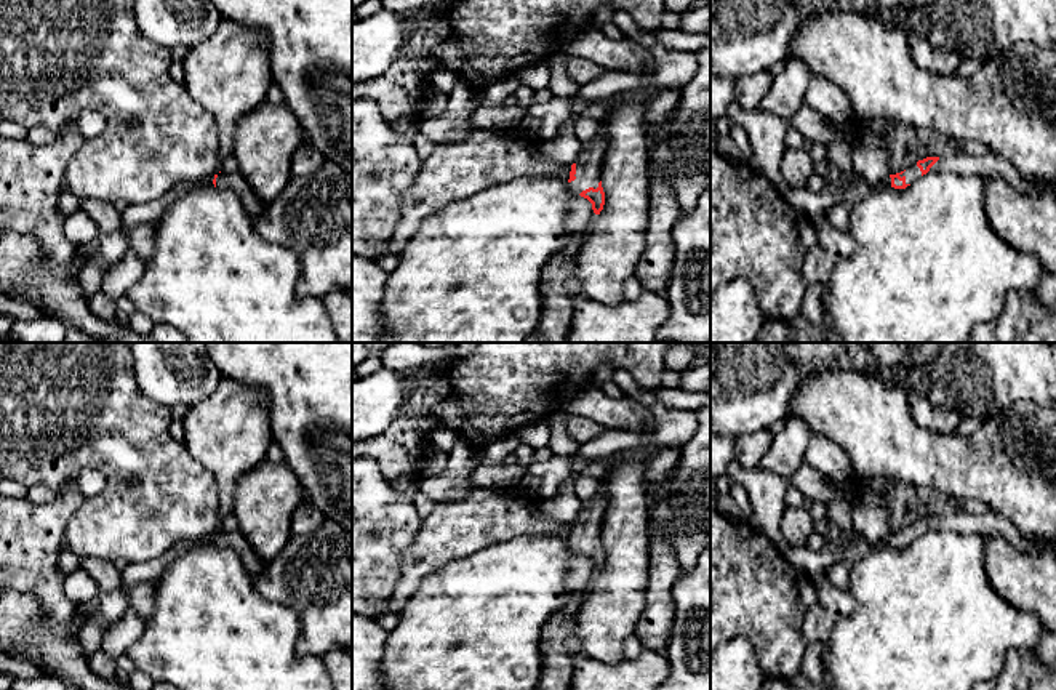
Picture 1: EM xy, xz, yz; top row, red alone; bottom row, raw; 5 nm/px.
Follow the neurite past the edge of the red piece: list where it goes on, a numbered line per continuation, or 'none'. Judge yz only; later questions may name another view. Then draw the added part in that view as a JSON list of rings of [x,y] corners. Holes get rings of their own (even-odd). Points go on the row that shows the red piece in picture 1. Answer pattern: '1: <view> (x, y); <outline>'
1: yz (991, 165); [[[989,152],[986,155],[949,154],[930,168],[930,171],[949,171],[960,176],[1003,178],[1014,189],[1032,195],[1051,195],[1054,187],[1043,181],[1024,181],[1018,170],[1002,155]]]
2: yz (912, 173); [[[917,165],[907,168],[902,175],[899,175],[901,178],[906,178],[906,184],[912,184],[915,179],[918,179],[922,176],[922,171]]]

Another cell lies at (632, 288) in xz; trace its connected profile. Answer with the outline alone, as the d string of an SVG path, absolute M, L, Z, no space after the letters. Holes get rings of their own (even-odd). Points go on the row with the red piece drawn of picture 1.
M630 275L622 283L622 295L626 301L637 301L643 293L643 285L638 282L637 275Z

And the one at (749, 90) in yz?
M770 70L739 77L734 80L734 101L744 110L757 109L771 90L771 85L773 75Z

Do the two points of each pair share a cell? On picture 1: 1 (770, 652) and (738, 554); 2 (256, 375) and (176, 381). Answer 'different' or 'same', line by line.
1: same
2: different

